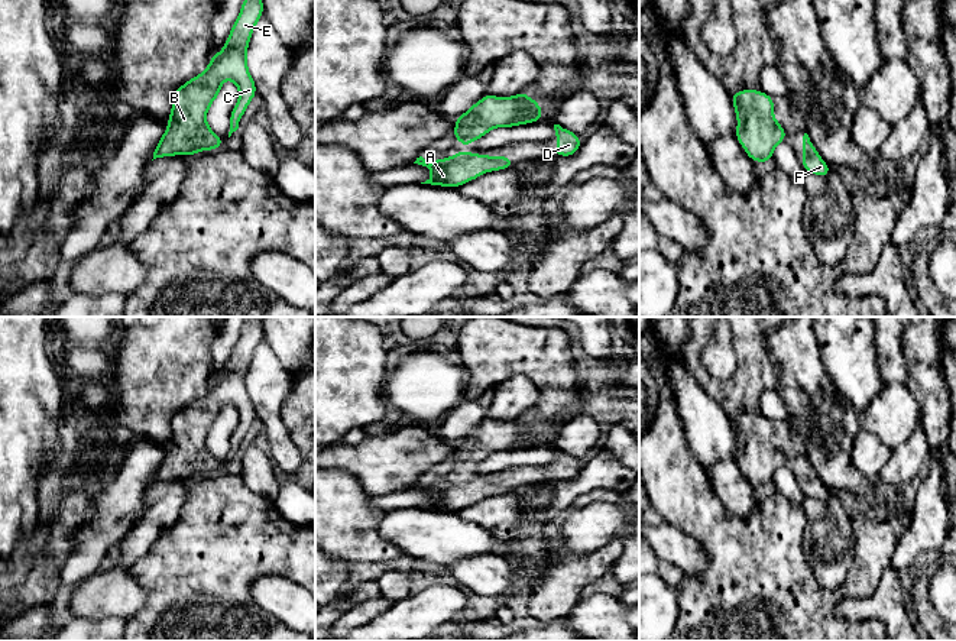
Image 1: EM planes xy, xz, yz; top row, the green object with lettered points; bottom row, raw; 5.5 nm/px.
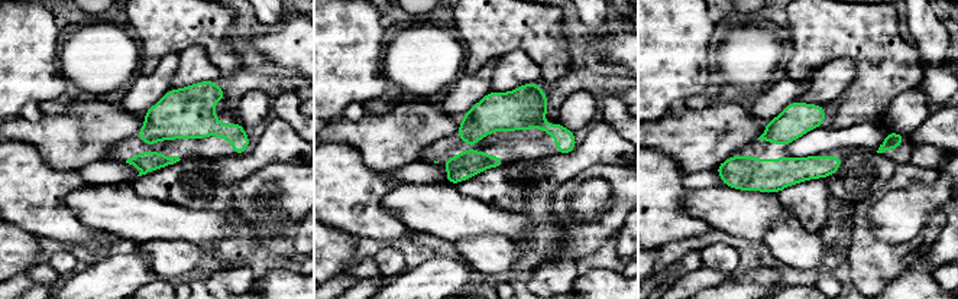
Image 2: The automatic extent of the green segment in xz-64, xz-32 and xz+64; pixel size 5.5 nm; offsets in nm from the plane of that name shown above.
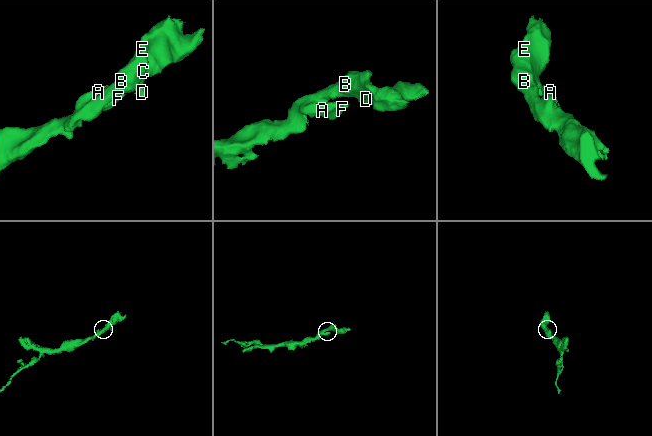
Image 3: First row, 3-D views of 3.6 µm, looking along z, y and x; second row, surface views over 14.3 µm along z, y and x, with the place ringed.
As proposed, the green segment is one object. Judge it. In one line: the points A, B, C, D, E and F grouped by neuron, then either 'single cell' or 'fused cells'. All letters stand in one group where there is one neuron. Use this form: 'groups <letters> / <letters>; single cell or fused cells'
groups A B C D E F; single cell

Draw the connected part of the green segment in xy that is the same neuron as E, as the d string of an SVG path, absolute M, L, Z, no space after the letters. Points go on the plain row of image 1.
M247 317L224 372L211 381L204 396L187 405L172 418L168 451L156 469L153 483L175 479L192 480L197 476L226 469L205 444L208 433L217 424L226 404L234 405L239 412L239 425L230 436L229 462L239 453L240 443L257 418L247 394L246 378L253 353L262 339L262 320Z

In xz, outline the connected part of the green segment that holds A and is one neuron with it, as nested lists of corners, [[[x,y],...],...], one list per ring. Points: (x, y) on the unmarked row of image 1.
[[[466,475],[454,477],[447,483],[437,482],[428,489],[419,480],[414,488],[431,493],[431,502],[421,508],[454,512],[479,502],[485,496],[500,495],[515,489],[509,480],[492,482],[490,479],[467,477]]]

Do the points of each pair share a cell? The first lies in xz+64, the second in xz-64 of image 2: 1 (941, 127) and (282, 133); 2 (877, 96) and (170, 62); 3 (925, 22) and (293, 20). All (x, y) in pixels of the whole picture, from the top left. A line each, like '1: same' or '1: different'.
1: different
2: different
3: different

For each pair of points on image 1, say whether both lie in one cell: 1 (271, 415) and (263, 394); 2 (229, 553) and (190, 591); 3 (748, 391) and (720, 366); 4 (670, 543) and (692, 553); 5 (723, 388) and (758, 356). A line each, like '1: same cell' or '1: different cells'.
1: same cell
2: same cell
3: different cells
4: same cell
5: same cell

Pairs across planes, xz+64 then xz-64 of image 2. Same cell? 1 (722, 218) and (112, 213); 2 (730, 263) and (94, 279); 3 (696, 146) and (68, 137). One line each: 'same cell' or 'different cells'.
1: same cell
2: different cells
3: same cell

